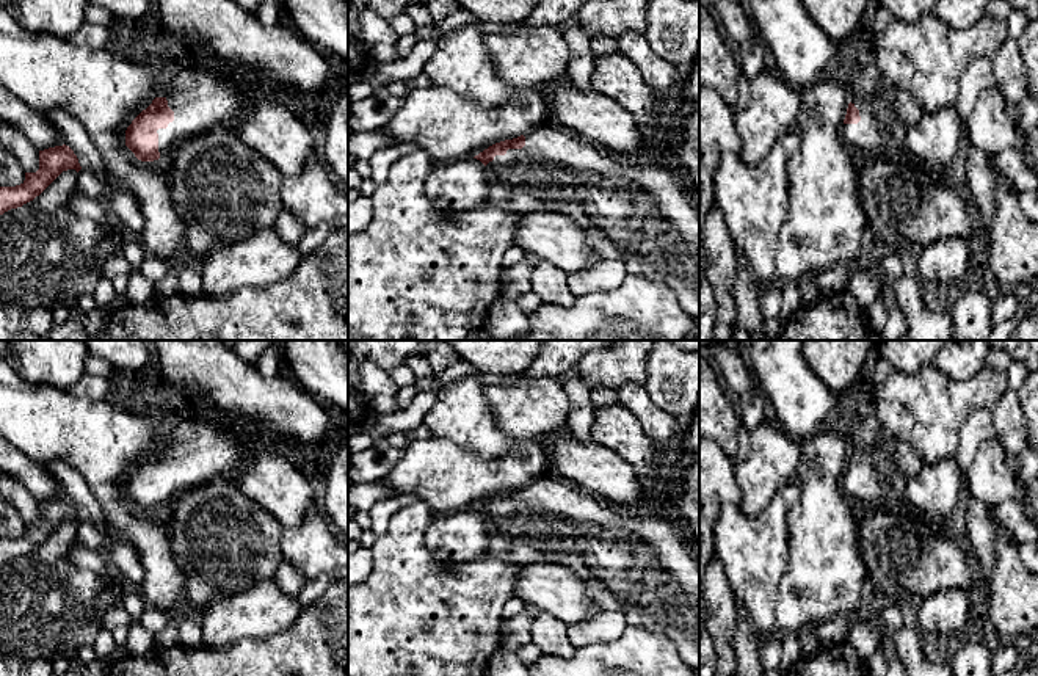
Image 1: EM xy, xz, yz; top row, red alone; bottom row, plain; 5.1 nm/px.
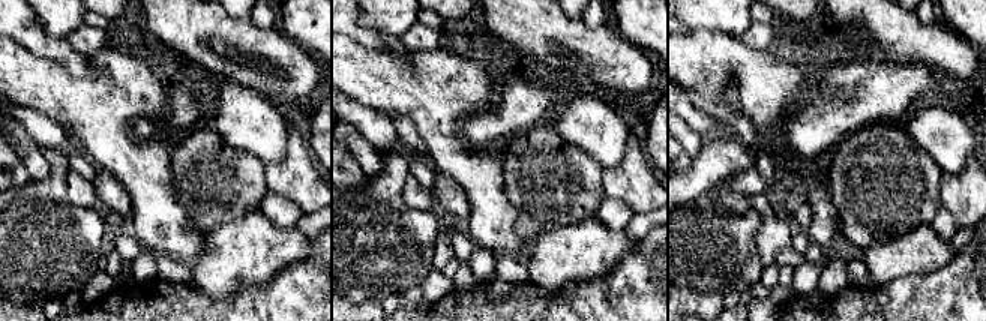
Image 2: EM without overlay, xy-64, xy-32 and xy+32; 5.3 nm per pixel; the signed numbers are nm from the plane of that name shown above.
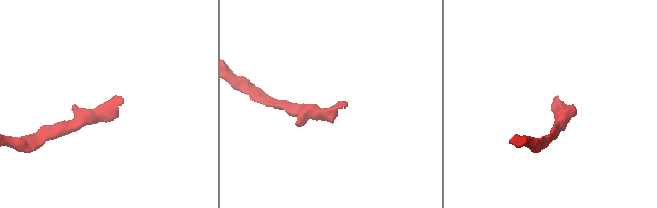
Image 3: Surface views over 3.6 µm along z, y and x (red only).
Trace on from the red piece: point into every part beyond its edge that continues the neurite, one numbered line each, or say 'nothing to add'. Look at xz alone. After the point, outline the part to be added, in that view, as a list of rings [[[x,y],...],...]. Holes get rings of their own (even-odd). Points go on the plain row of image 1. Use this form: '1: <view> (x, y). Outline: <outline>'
1: xz (632, 562). Outline: [[[552,474],[535,478],[522,500],[508,500],[486,516],[486,554],[519,565],[553,563],[569,569],[586,588],[590,601],[602,612],[622,612],[629,626],[660,632],[676,643],[681,659],[699,671],[699,555],[684,543],[671,524],[671,514],[660,508],[630,510],[607,503]]]

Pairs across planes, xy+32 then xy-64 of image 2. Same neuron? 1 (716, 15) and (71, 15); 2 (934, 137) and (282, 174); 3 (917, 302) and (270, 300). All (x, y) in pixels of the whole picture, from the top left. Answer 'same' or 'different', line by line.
1: same
2: different
3: same

